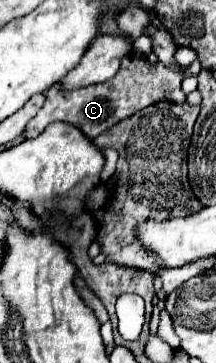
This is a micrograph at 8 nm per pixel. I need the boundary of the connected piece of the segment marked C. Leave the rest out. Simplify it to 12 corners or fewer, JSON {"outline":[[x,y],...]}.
{"outline":[[130,54],[118,74],[78,90],[52,86],[26,124],[50,122],[88,140],[156,102],[184,102],[184,72]]}

